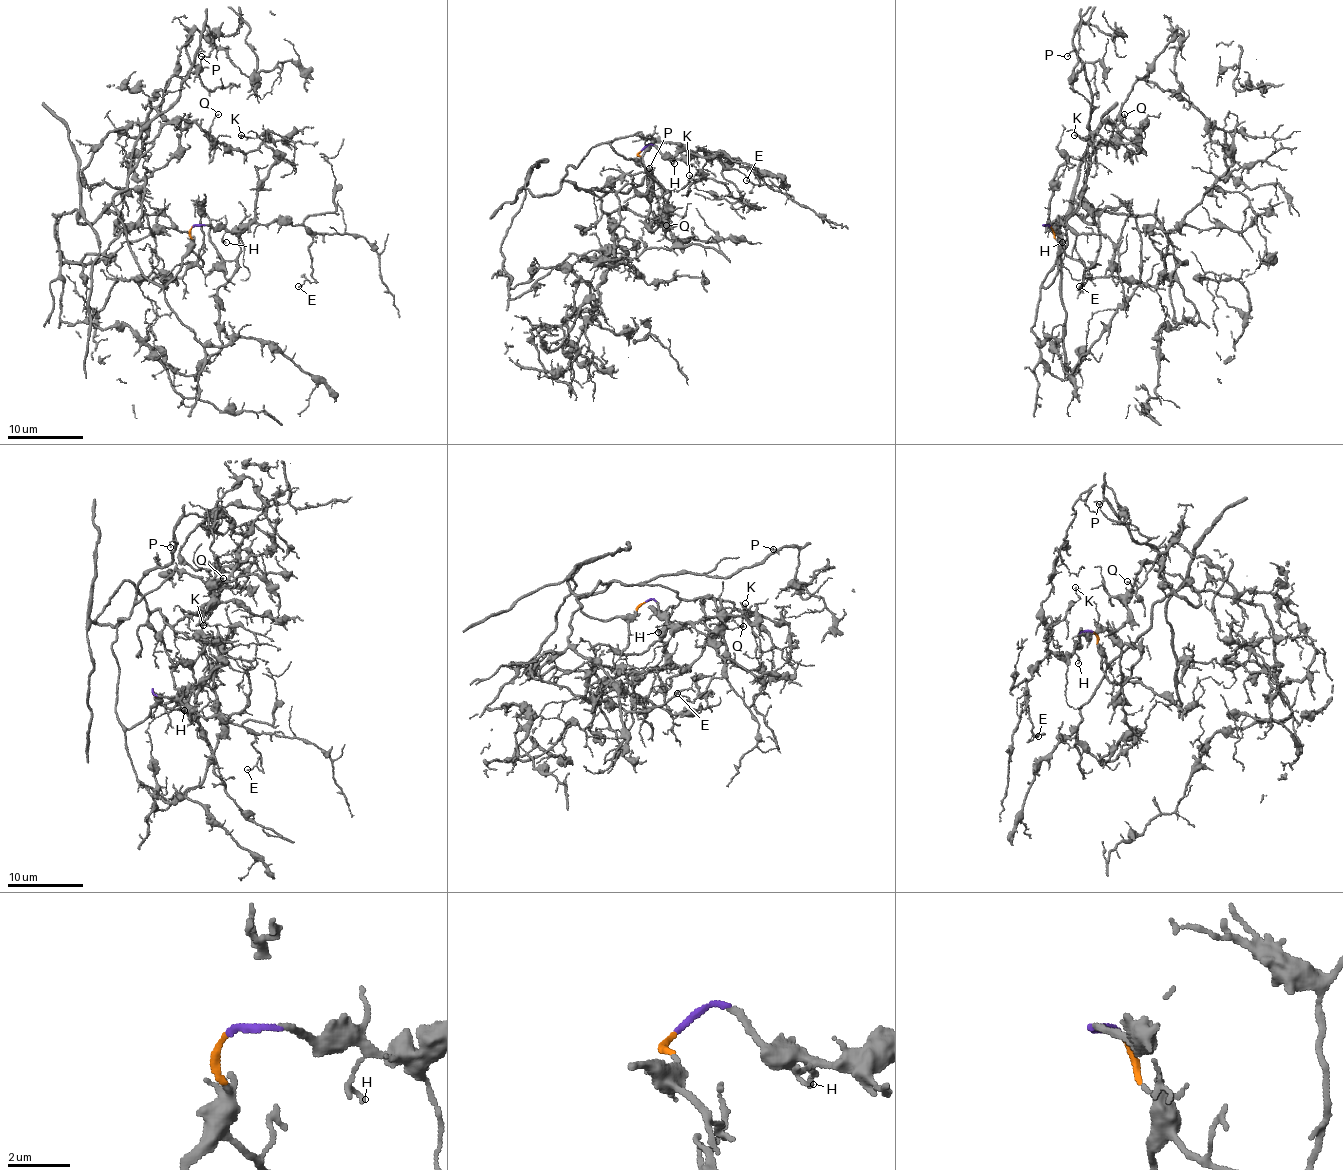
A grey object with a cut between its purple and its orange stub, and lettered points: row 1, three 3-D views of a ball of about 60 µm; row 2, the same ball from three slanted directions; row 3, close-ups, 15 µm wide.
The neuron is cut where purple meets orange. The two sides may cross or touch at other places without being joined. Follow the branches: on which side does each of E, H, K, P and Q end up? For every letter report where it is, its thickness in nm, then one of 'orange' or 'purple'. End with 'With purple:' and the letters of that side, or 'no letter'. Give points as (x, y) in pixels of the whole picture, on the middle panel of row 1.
E: place (746, 180); calibre 120 nm; purple
H: place (674, 163); calibre 140 nm; purple
K: place (689, 175); calibre 150 nm; purple
P: place (649, 168); calibre 100 nm; orange
Q: place (666, 225); calibre 130 nm; orange
With purple: E, H, K

